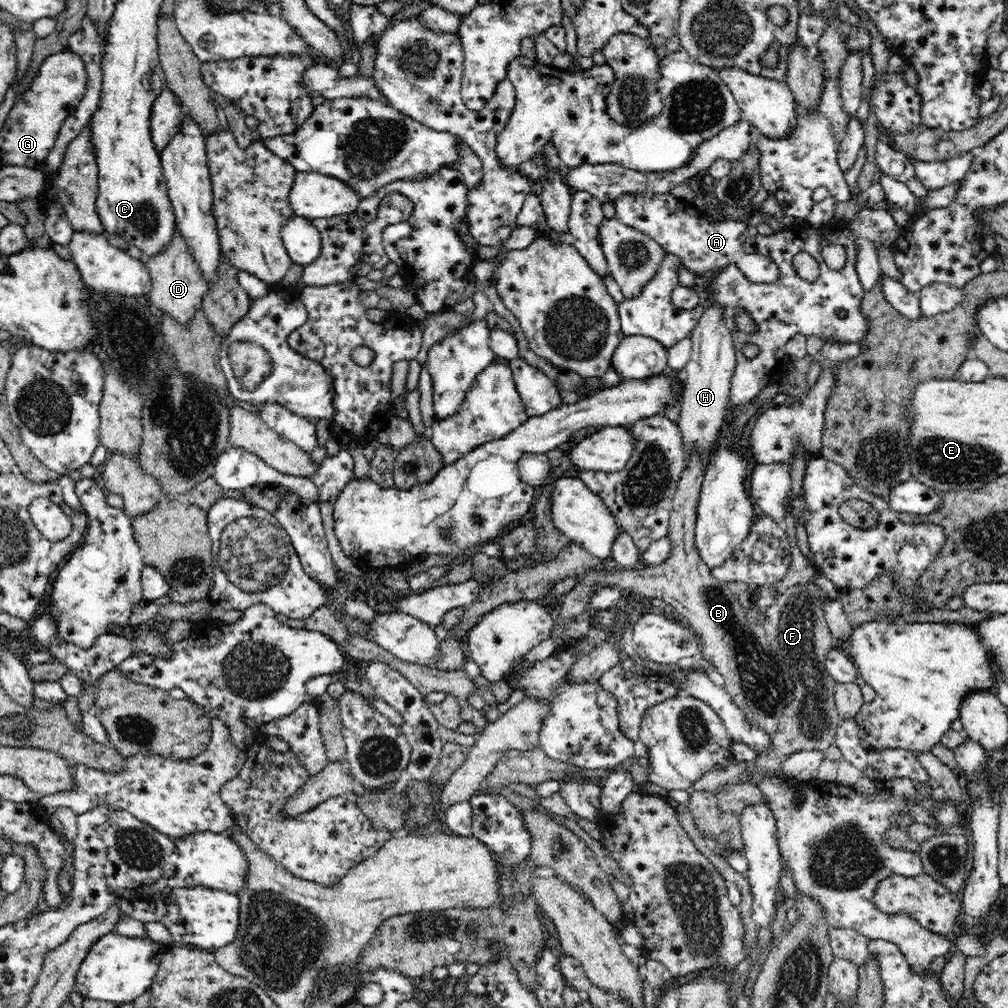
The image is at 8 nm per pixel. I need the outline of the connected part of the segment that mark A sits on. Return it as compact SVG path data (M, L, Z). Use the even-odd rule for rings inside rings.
M640 192L624 194L613 202L615 217L626 226L636 228L655 240L665 253L678 256L681 265L694 274L715 274L725 265L734 263L750 279L757 282L773 282L777 279L777 266L767 257L758 254L747 255L743 244L749 237L748 222L725 219L708 222L704 215L694 210L692 204L671 193L652 194Z

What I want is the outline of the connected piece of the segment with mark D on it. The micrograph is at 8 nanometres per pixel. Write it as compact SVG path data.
M175 231L172 242L166 250L149 258L145 265L152 279L152 290L148 295L152 306L188 330L191 321L195 319L195 313L202 308L210 284L202 278L197 262L193 259L185 240L181 238L180 231Z

